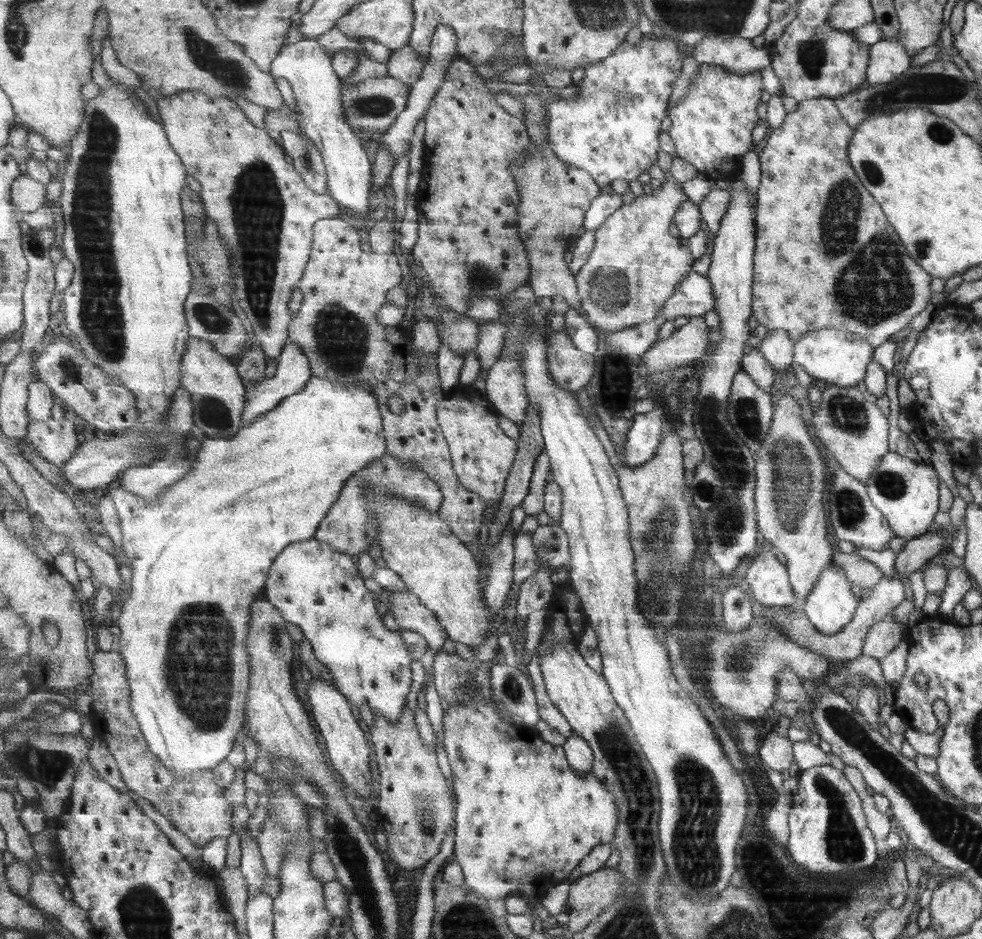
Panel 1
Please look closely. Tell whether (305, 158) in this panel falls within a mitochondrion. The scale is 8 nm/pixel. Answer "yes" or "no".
yes

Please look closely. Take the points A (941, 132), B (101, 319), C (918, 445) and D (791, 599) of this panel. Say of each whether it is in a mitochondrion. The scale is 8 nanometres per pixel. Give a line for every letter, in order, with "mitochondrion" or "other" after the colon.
A: mitochondrion
B: mitochondrion
C: other
D: other

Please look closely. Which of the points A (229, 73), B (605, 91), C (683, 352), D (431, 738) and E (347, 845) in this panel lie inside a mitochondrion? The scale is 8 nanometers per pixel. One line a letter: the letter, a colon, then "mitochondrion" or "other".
A: mitochondrion
B: other
C: other
D: other
E: mitochondrion

